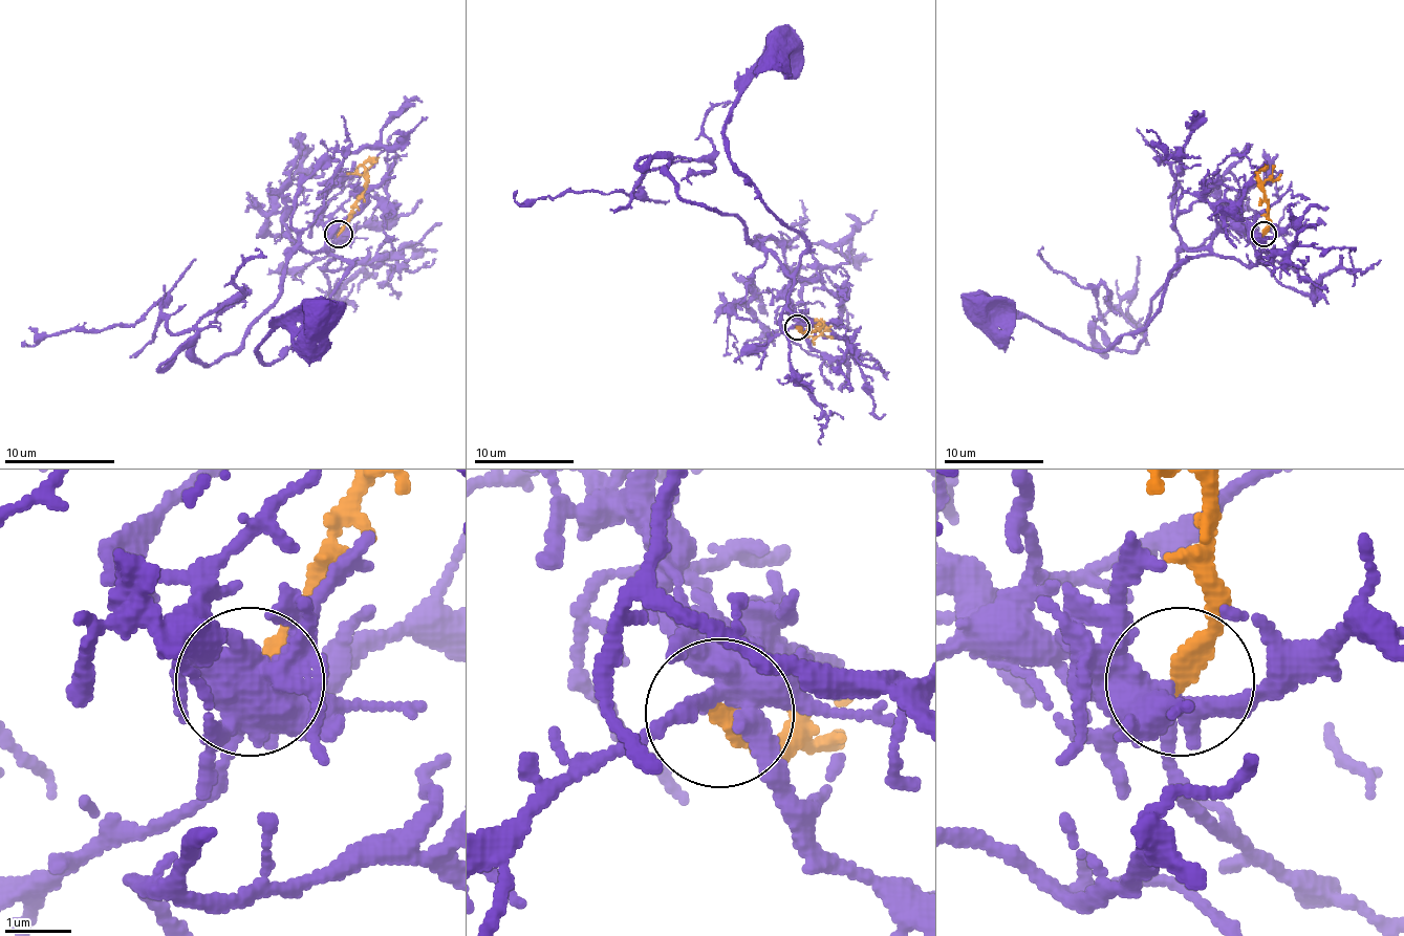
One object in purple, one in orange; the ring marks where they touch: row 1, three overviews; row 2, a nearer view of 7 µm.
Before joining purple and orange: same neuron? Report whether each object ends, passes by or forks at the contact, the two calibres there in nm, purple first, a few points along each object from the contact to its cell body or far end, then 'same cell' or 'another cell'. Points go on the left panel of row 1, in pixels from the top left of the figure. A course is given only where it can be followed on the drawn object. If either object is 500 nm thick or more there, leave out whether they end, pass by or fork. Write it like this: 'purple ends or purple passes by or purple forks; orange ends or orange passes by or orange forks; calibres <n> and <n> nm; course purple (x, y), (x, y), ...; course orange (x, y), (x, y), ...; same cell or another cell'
purple forks; orange ends; calibres 480 and 280 nm; course purple (337, 236), (328, 227), (330, 253), (347, 271), (320, 325), (264, 364), (258, 347), (281, 325), (322, 313); course orange (339, 233), (355, 197), (364, 189), (364, 172), (378, 158); same cell

